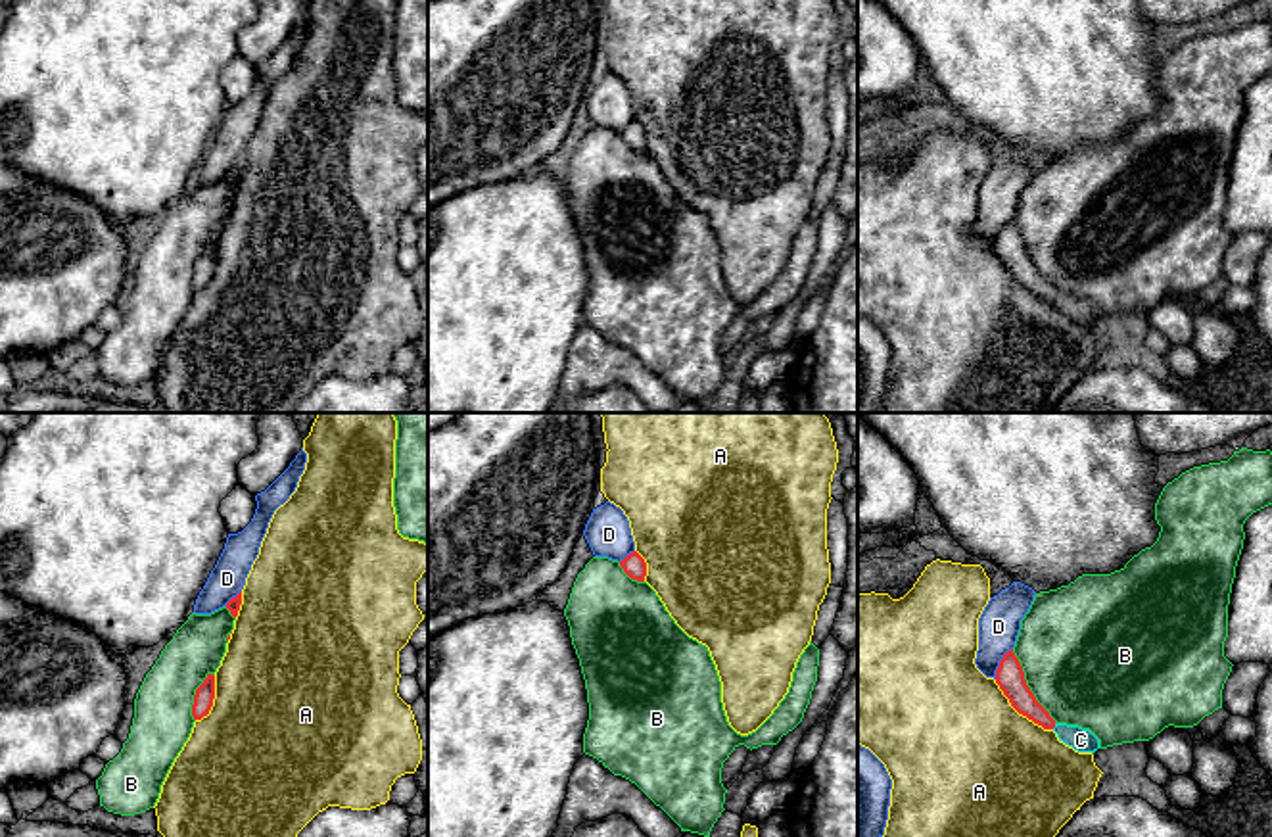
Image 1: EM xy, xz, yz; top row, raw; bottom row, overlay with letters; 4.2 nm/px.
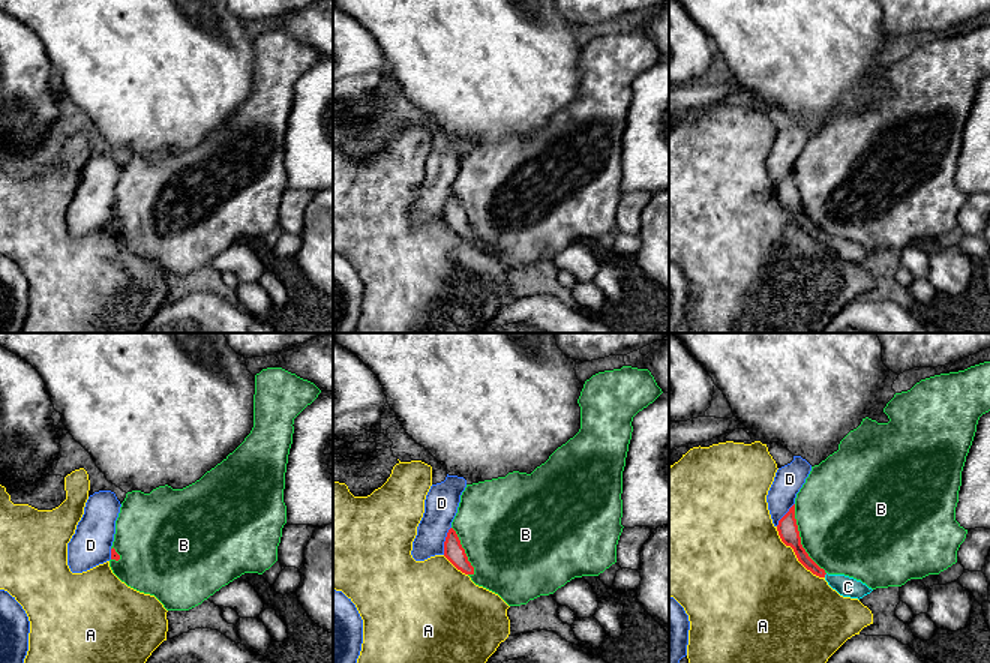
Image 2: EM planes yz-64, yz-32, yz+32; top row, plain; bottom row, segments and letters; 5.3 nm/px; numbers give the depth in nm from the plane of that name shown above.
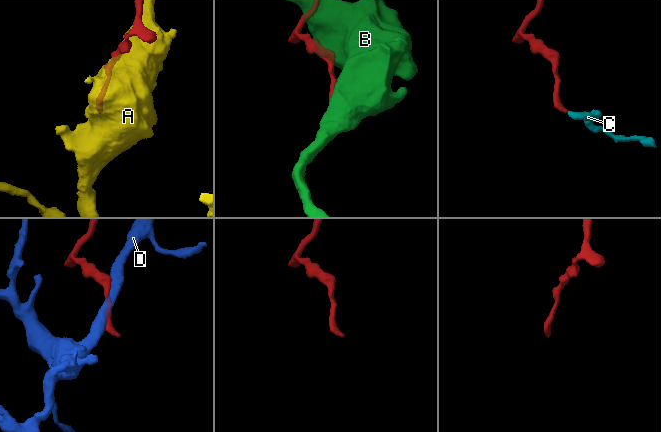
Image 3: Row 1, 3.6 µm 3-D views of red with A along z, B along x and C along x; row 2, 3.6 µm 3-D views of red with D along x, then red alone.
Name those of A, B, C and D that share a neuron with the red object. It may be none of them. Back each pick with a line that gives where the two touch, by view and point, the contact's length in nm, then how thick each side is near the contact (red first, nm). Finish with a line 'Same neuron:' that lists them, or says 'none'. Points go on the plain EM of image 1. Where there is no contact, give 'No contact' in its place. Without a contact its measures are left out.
C: Touches red at yz (1054, 296). Shared border 30 nm. Thickness 110 nm (red) against 100 nm
Same neuron: C

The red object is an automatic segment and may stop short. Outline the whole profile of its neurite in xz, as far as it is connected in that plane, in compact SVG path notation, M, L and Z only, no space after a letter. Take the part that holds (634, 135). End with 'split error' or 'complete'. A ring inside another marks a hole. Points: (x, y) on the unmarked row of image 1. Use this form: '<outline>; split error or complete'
M637 121L629 123L624 131L620 131L620 136L631 150L645 152L647 132Z; complete

